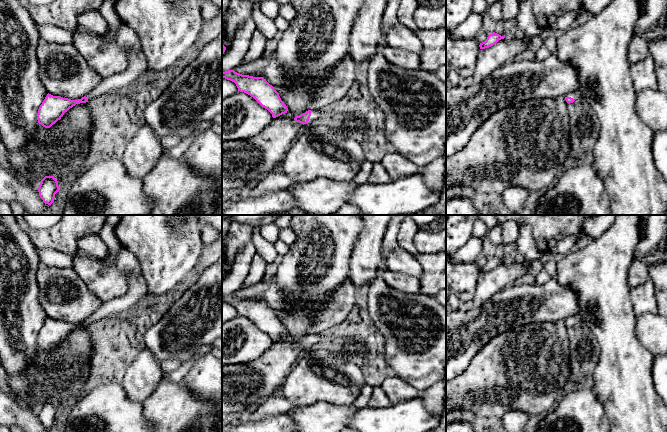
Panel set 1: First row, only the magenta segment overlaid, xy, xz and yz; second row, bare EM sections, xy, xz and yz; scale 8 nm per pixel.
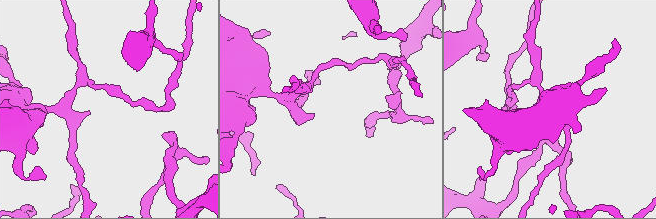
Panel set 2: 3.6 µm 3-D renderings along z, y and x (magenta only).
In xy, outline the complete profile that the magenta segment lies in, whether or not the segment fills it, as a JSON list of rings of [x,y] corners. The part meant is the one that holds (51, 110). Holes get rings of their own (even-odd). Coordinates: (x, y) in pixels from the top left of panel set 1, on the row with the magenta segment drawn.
[[[122,23],[115,37],[115,42],[128,50],[129,67],[122,73],[103,77],[98,86],[78,100],[53,96],[48,93],[38,109],[37,120],[39,124],[50,128],[76,104],[90,102],[107,92],[125,87],[147,69],[147,61],[139,37],[130,27]]]

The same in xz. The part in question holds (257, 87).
[[[228,70],[222,72],[222,78],[234,82],[238,91],[253,97],[272,114],[273,118],[287,113],[288,108],[281,100],[279,93],[263,77],[242,75],[234,70]]]

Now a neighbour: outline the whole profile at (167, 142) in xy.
[[[164,136],[160,137],[160,142],[163,150],[168,150],[177,145],[182,139],[178,136]]]

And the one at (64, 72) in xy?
[[[41,38],[37,46],[37,61],[39,78],[53,96],[81,99],[103,79],[72,44],[57,44]]]

